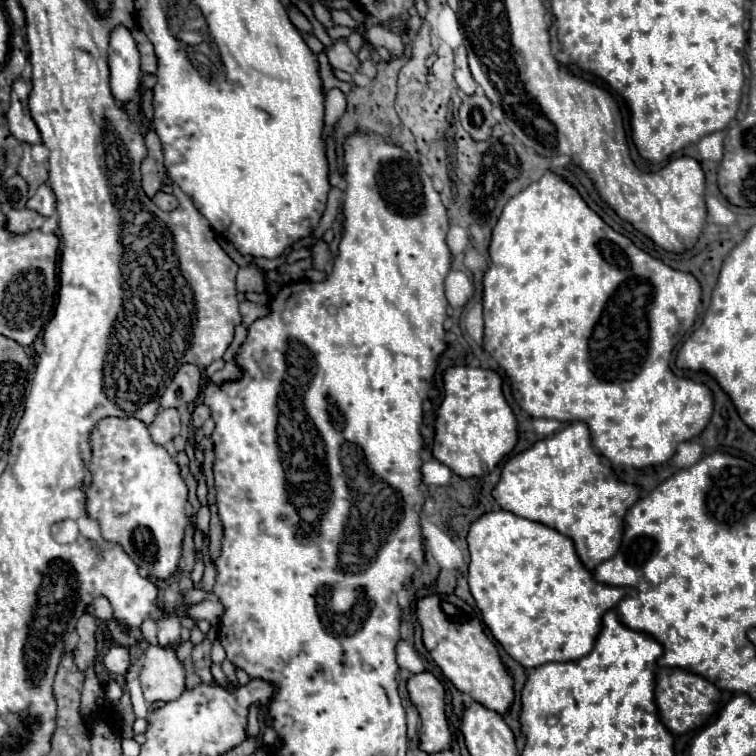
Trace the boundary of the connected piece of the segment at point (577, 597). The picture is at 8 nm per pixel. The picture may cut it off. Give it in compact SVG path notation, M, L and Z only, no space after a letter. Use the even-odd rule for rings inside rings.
M504 509L490 511L470 525L468 549L468 583L482 611L482 619L504 651L526 669L534 669L550 661L576 661L588 655L602 629L604 613L616 607L626 595L636 595L636 589L632 587L612 587L598 583L592 571L588 571L580 561L570 537L544 523L516 517Z

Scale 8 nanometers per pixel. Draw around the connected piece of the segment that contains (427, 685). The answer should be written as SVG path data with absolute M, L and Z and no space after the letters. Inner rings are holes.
M428 671L414 675L408 681L408 693L412 703L418 707L422 719L422 741L420 749L428 755L450 749L452 733L446 719L446 691L444 685Z

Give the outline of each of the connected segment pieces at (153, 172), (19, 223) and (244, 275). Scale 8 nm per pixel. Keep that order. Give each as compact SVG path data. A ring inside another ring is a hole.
M148 131L144 135L144 143L146 143L146 149L148 149L148 155L142 161L142 187L144 187L146 195L152 199L162 187L164 157L162 157L160 141L158 141L154 131Z
M14 209L8 213L8 229L12 233L26 233L30 229L40 229L46 217L32 209Z
M248 263L238 271L236 289L240 293L262 293L266 289L266 279L264 279L264 273L258 269L258 265Z

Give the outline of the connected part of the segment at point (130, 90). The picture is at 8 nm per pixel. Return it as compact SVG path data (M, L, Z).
M124 25L114 27L110 33L108 65L114 99L128 103L140 87L140 53L130 29Z

